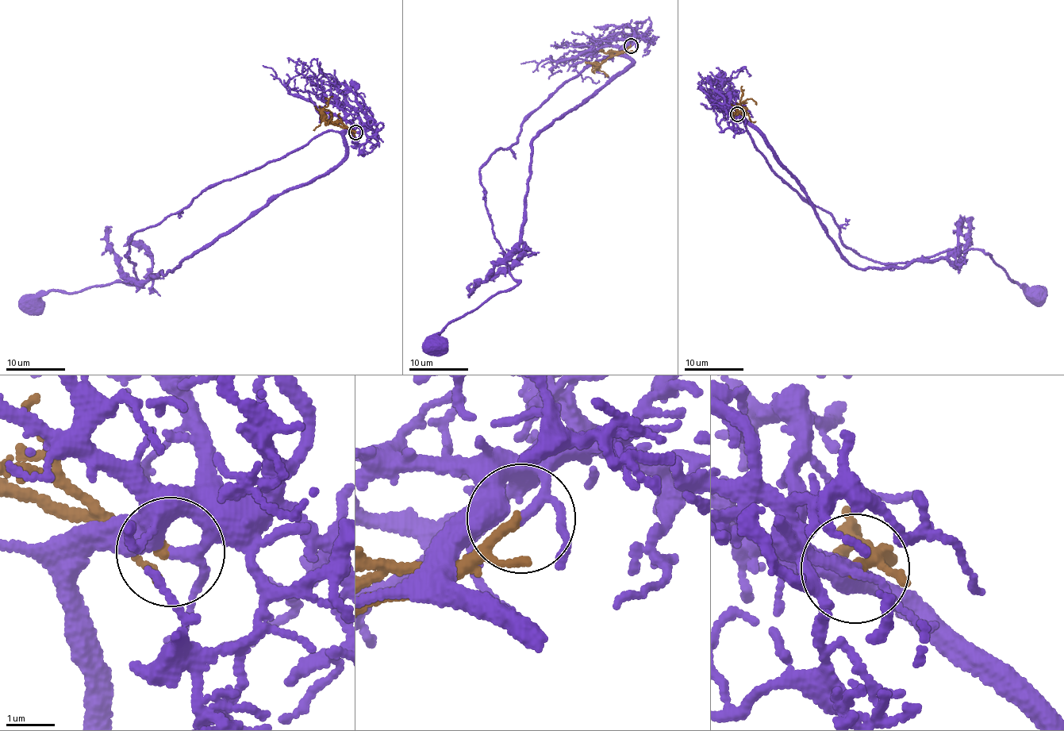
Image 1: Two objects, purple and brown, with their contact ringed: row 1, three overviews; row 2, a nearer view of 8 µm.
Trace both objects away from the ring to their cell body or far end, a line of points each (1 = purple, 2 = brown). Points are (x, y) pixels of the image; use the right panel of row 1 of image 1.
1: (737, 113), (775, 173), (828, 210), (844, 245), (861, 257), (903, 263), (977, 250), (1035, 298)
2: (737, 113), (744, 111), (740, 103), (749, 98), (756, 104)

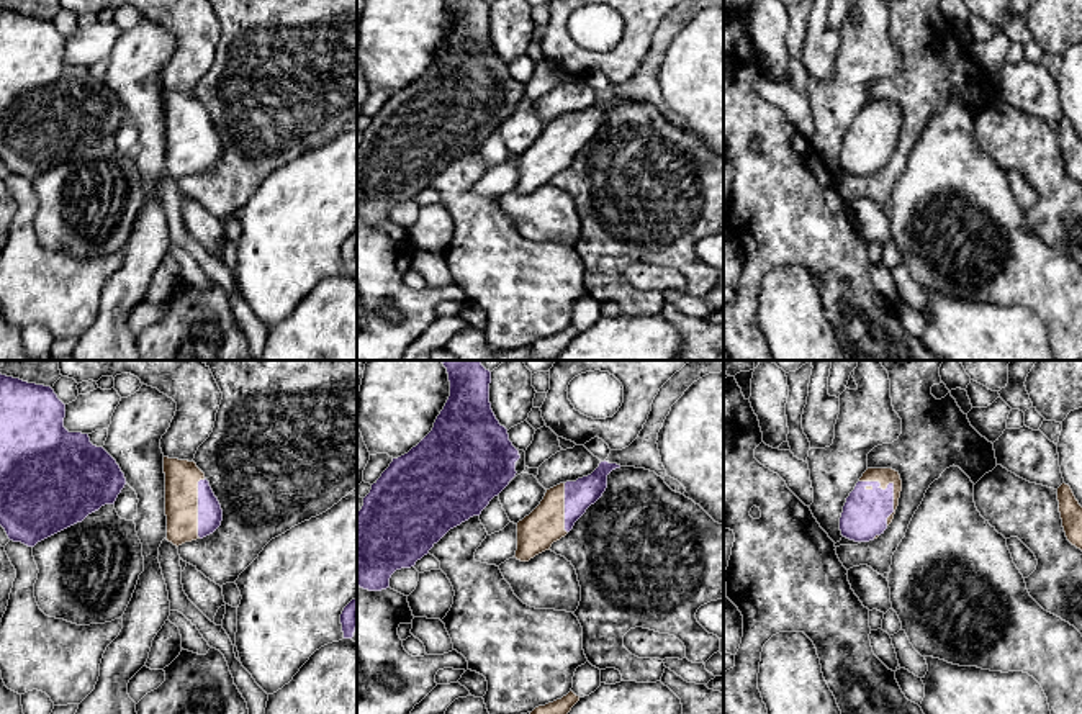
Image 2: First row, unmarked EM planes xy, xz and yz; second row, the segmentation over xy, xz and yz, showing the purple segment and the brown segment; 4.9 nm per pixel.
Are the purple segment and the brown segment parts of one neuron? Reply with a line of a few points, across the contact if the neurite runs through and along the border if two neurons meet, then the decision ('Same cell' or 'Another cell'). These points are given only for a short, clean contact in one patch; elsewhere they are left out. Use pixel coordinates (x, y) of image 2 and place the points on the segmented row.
Same cell

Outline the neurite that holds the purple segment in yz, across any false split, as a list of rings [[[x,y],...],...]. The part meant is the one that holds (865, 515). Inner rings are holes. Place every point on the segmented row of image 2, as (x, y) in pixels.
[[[868,468],[846,498],[840,517],[841,536],[854,542],[877,539],[892,522],[902,480],[892,468]]]

